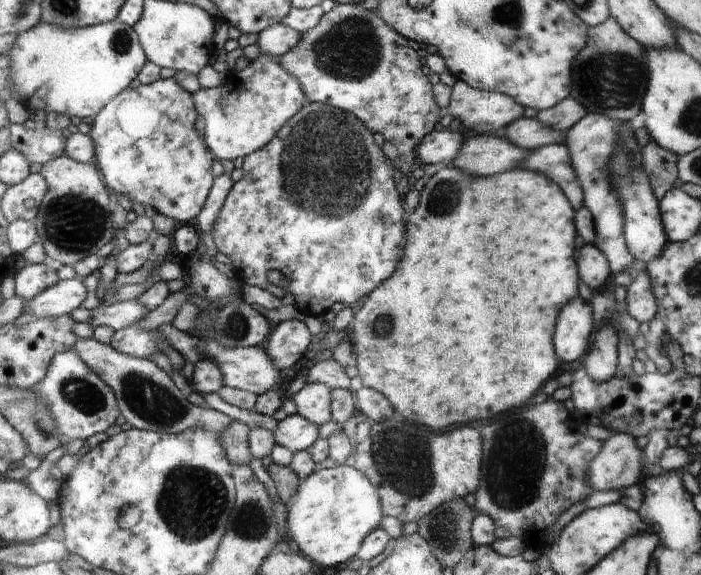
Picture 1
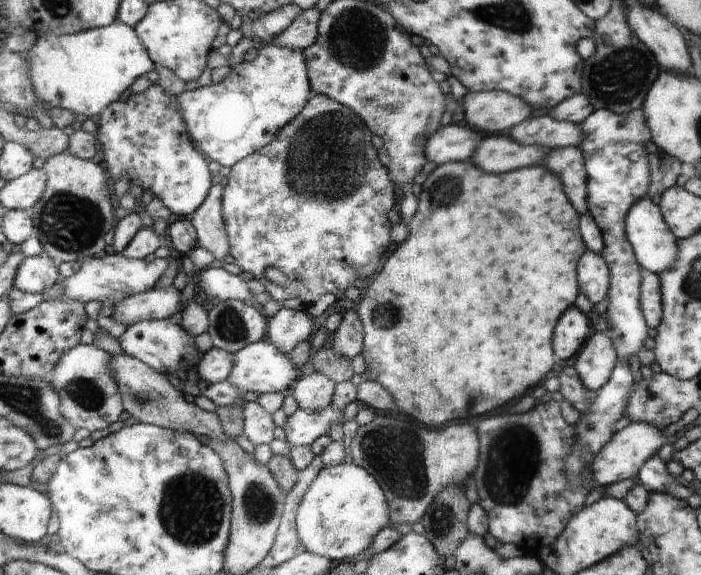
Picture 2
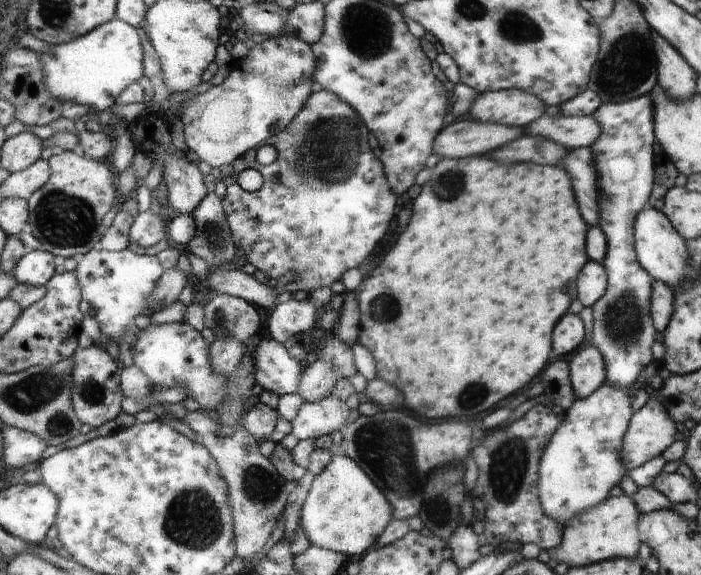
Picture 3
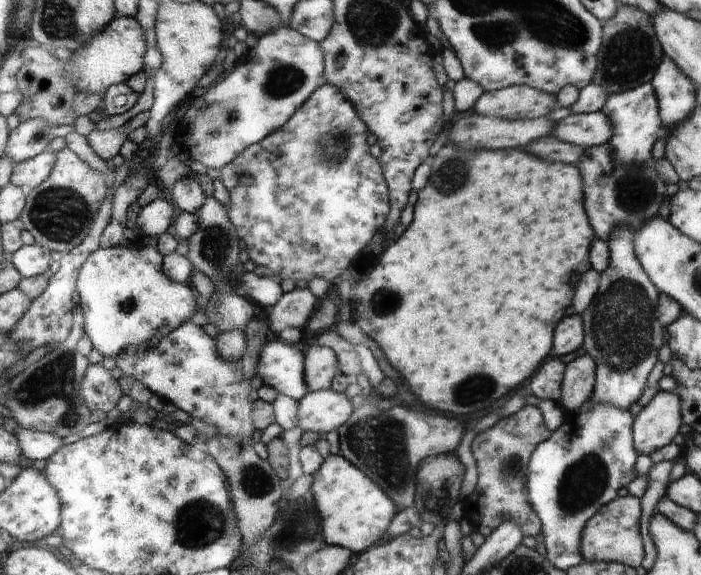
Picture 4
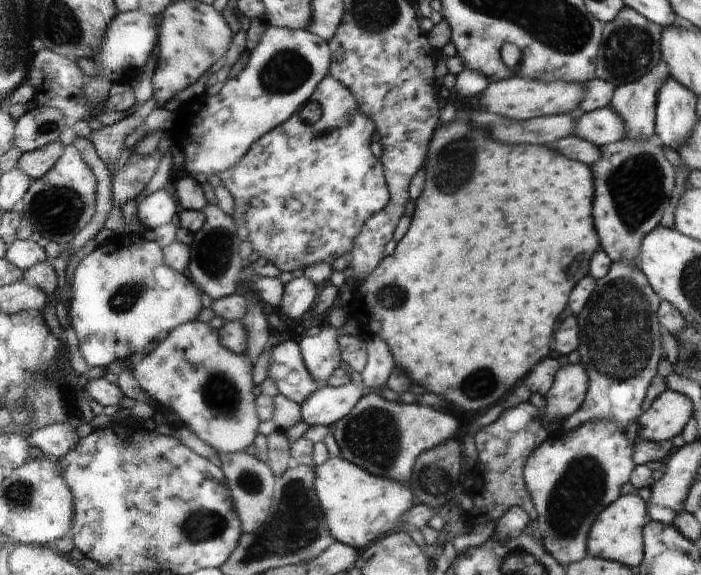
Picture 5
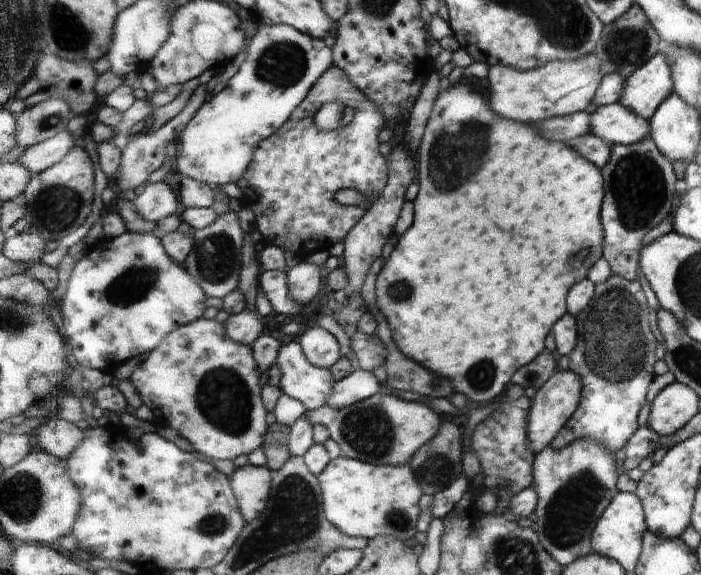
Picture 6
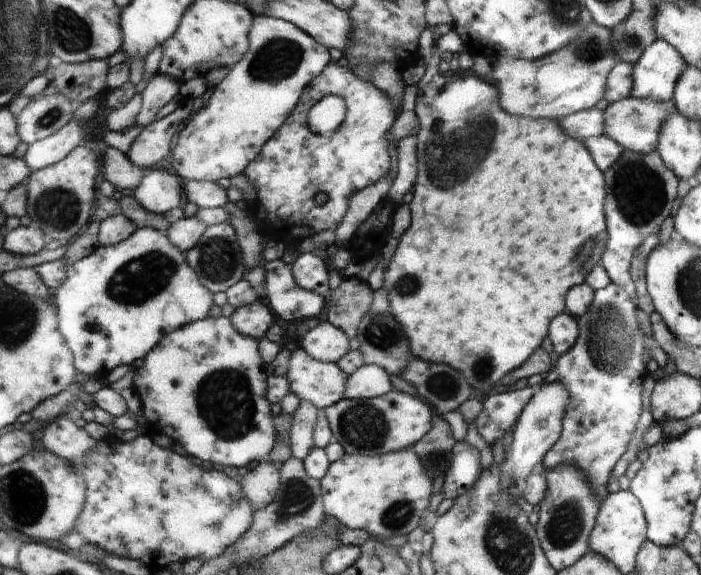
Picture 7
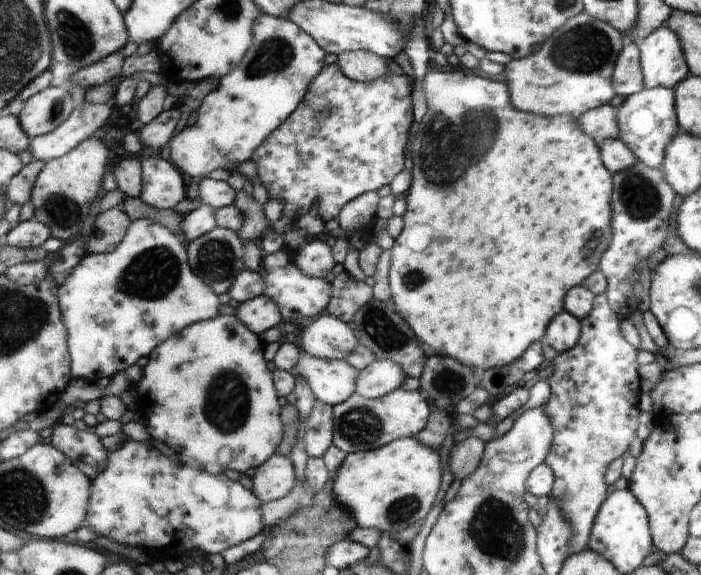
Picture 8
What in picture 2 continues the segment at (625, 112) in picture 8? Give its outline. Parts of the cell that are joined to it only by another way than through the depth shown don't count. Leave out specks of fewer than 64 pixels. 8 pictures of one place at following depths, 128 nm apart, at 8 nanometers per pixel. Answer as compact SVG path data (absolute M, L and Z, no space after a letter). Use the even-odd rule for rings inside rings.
M550 115L526 118L514 130L511 136L526 146L543 146L546 150L576 147L585 138L582 127L573 122L560 122Z

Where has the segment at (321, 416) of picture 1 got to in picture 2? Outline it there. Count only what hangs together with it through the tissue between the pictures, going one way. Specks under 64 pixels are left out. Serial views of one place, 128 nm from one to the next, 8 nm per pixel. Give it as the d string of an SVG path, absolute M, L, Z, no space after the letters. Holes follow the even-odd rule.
M312 372L309 376L300 376L289 392L296 404L304 410L322 412L333 402L336 383L324 372Z

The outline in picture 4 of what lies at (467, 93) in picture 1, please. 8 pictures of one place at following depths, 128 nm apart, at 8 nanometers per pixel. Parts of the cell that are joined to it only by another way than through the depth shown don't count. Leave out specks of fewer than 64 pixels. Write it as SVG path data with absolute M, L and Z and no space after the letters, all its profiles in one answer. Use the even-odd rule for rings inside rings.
M527 85L486 91L474 106L477 114L507 120L534 119L546 116L556 108L557 96Z

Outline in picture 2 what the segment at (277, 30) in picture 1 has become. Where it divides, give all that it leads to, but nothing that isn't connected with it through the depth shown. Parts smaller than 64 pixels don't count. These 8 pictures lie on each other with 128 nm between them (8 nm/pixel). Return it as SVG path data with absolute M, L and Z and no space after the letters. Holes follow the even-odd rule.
M316 7L304 10L290 26L283 30L280 36L274 38L272 44L298 48L298 50L308 48L310 44L316 42L320 15L321 12Z

